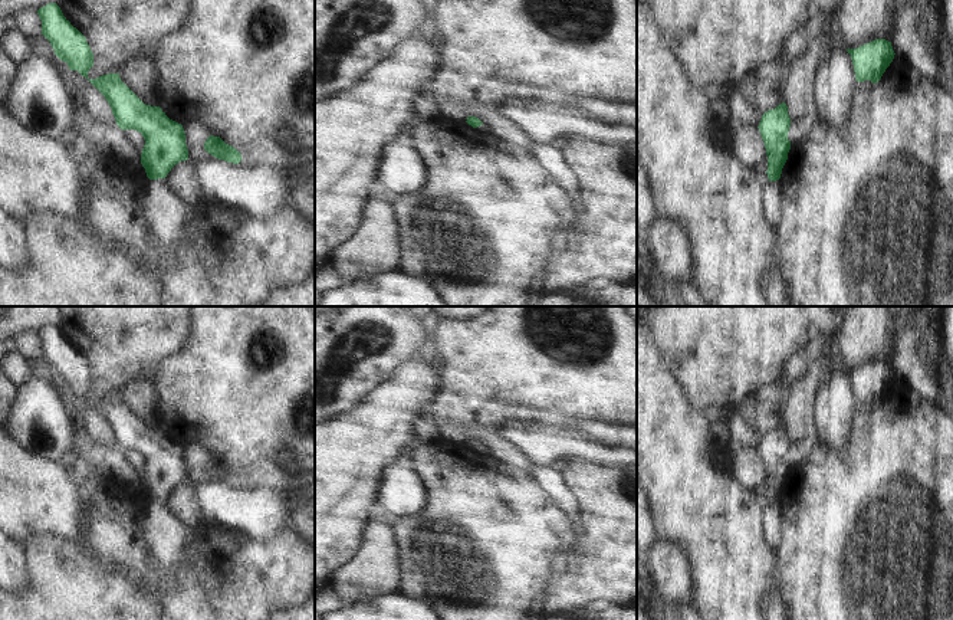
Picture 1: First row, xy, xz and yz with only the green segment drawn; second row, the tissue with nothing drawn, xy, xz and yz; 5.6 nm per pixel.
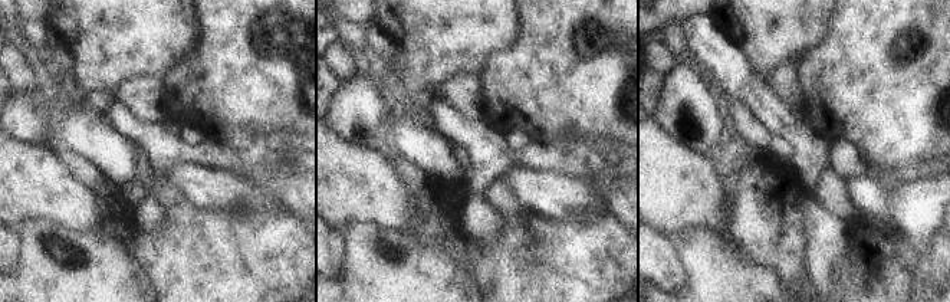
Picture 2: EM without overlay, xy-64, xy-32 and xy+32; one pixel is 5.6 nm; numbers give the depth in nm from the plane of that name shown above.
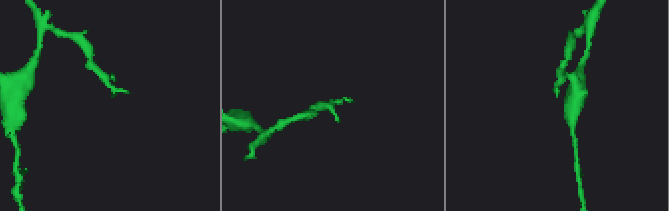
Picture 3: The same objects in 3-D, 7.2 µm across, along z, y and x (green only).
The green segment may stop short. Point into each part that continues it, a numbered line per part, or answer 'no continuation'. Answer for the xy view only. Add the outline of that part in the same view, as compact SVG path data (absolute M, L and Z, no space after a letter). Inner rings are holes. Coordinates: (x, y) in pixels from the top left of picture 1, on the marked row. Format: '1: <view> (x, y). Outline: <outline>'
1: xy (168, 217). Outline: M162 178L147 181L142 214L164 257L171 257L188 240L190 206L171 194Z

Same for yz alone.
1: yz (774, 192). Outline: M781 180L769 181L765 187L765 217L778 233L782 220L782 200L783 200L783 184Z

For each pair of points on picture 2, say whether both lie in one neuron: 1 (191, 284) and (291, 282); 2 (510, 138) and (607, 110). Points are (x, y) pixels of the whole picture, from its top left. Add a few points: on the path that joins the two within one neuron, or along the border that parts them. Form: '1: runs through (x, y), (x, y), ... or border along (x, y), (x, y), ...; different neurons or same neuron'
1: runs through (216, 282), (266, 282); same neuron
2: border along (502, 134), (508, 128), (518, 128), (529, 138); different neurons

